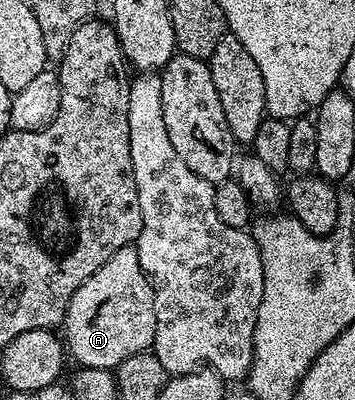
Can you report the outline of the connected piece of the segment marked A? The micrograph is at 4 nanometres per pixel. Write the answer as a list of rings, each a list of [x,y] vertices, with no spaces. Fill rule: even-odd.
[[[134,245],[120,247],[80,287],[66,303],[64,345],[88,369],[117,370],[118,364],[137,353],[147,352],[153,346],[156,331],[154,292],[146,272],[140,267]]]

